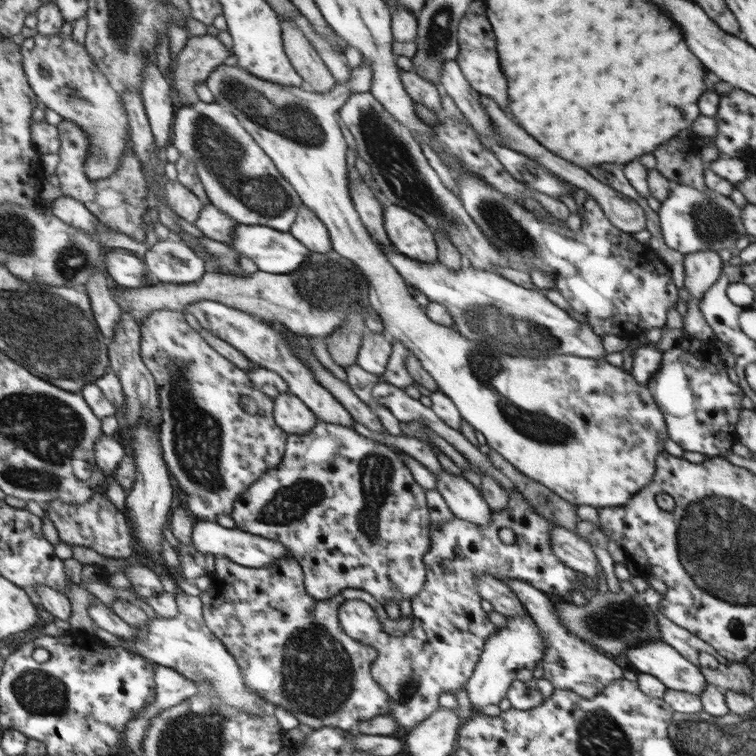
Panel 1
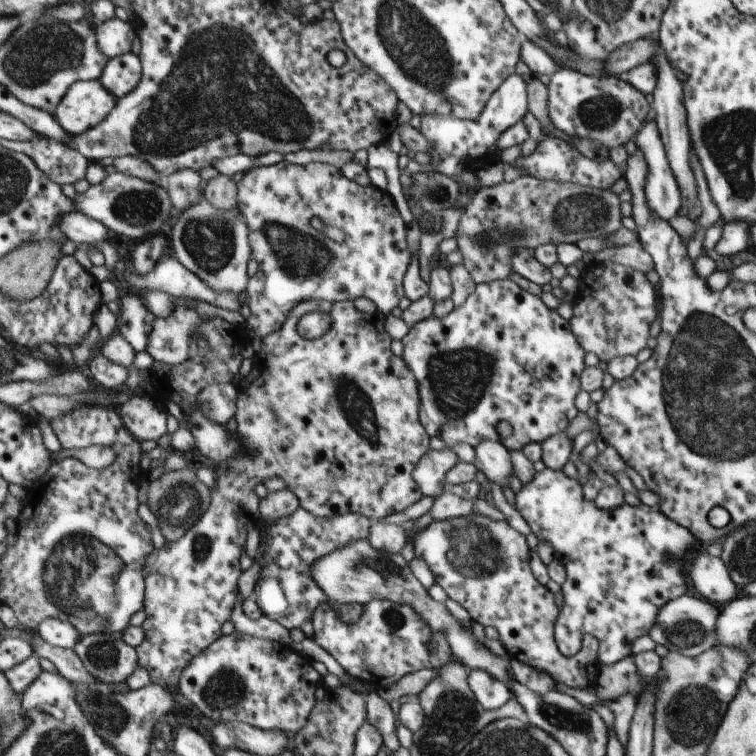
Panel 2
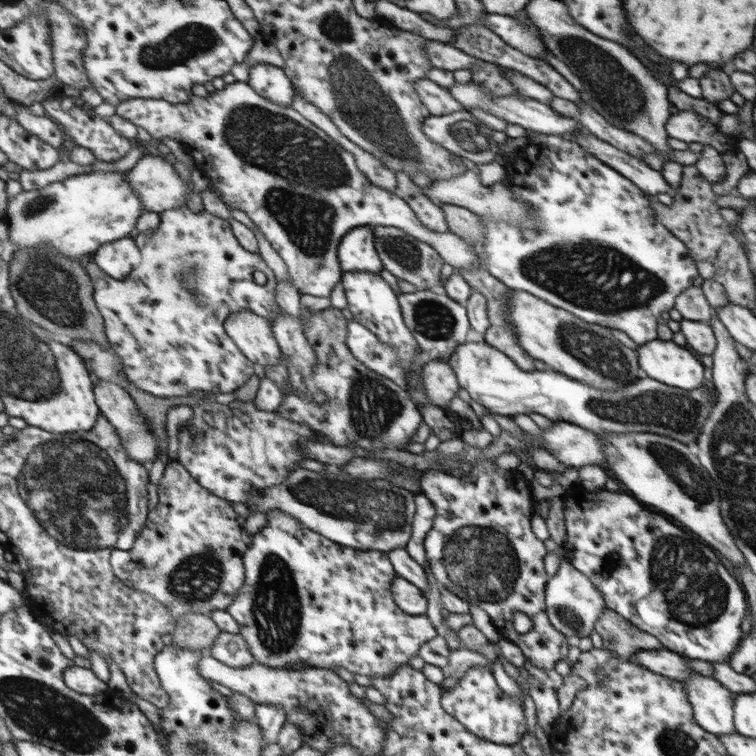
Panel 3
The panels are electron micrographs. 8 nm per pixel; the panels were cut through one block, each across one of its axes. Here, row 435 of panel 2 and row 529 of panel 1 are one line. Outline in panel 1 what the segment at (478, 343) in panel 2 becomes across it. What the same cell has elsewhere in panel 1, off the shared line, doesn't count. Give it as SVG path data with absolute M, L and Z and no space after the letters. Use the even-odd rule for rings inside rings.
M517 489L509 492L509 498L509 508L492 511L488 525L479 525L458 517L442 524L430 525L433 532L433 547L430 550L430 558L426 558L426 562L430 562L430 582L426 582L426 590L422 590L422 594L418 593L411 599L414 628L410 629L408 634L394 636L384 632L377 612L362 600L346 600L338 610L338 620L346 635L372 645L374 649L380 651L378 662L373 662L374 679L389 692L393 712L388 715L398 724L400 736L420 725L441 708L439 697L442 692L452 692L455 696L460 688L464 688L476 672L486 641L498 630L486 618L486 612L480 608L481 595L477 590L477 579L480 574L492 574L494 578L502 581L504 578L524 580L552 598L561 597L580 584L578 574L572 567L562 563L553 551L552 532L557 528L556 524L546 519L543 514L534 511L534 507ZM501 528L510 528L514 532L513 544L508 545L501 541L498 535Z

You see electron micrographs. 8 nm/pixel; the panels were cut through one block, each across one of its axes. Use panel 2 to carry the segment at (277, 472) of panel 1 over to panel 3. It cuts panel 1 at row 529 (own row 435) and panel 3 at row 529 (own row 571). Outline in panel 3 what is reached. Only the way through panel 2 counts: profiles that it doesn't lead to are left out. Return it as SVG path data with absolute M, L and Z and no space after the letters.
M172 461L159 486L159 504L149 514L149 526L136 541L132 553L119 549L112 552L113 568L131 587L153 594L166 603L178 620L194 612L210 615L216 609L226 611L247 578L244 557L248 544L242 542L242 530L236 518L238 514L229 501L210 494L179 461Z

